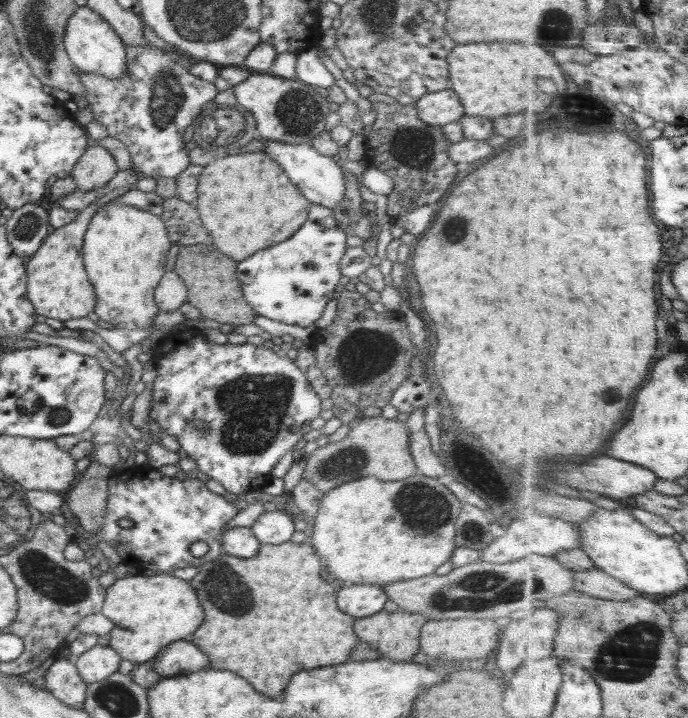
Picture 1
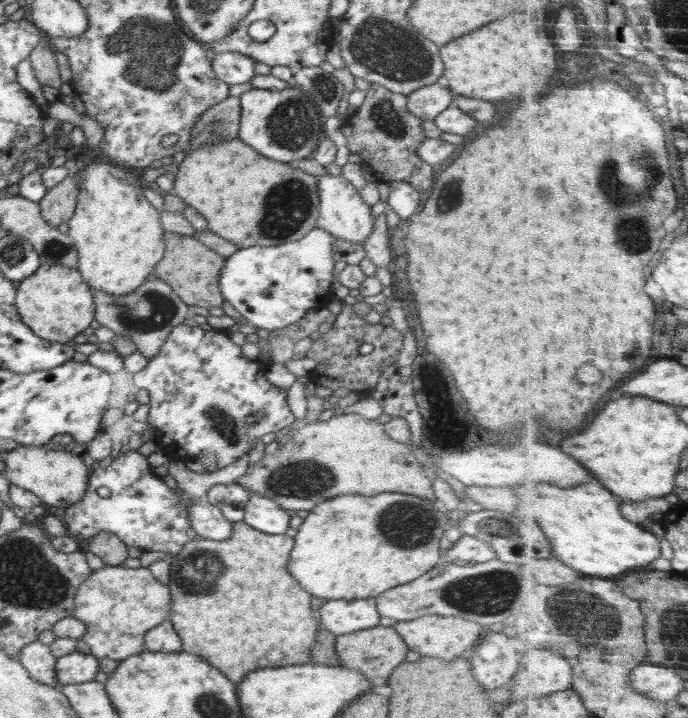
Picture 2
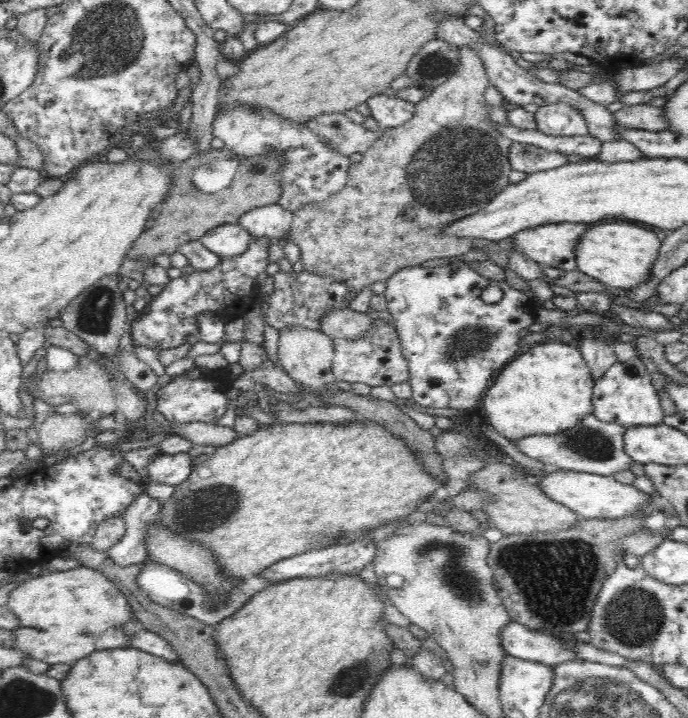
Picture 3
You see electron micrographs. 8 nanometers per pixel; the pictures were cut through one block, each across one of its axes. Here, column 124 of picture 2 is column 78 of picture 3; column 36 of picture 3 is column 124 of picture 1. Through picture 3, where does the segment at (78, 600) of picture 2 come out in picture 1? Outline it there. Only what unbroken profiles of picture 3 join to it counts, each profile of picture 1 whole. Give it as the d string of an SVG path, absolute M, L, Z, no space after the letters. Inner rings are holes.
M162 572L154 576L134 575L130 578L120 578L115 580L114 585L105 590L106 600L104 600L101 613L109 618L116 630L109 632L110 646L118 652L120 659L134 663L146 663L154 659L160 651L171 642L189 639L191 634L202 624L205 614L198 602L198 595L190 581L180 580L168 572Z

